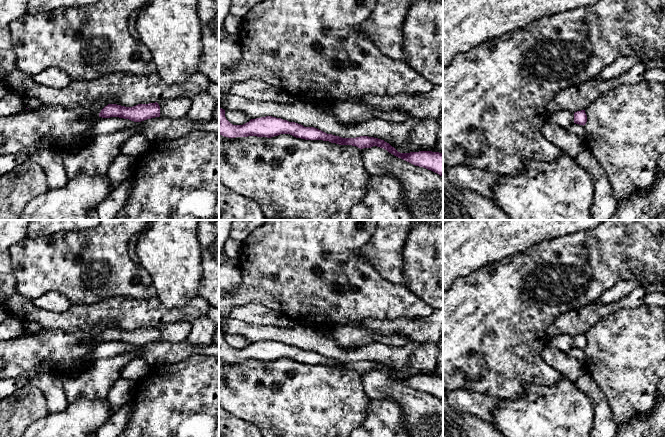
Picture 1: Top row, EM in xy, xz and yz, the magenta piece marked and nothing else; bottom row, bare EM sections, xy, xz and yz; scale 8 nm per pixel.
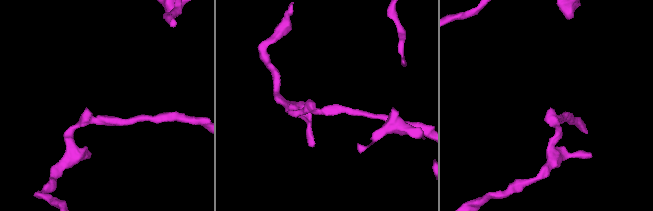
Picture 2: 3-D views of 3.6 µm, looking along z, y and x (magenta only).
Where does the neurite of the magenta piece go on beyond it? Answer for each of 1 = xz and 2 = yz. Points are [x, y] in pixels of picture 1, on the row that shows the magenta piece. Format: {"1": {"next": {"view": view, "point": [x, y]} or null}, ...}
{"1": {"next": null}, "2": {"next": null}}

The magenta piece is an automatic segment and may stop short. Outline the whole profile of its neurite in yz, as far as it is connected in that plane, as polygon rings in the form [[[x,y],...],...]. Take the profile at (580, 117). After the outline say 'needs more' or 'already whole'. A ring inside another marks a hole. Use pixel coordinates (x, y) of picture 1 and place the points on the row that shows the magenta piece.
[[[585,110],[577,111],[574,113],[574,123],[579,125],[585,125],[587,122],[587,115]]] | already whole

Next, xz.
[[[219,107],[219,135],[228,138],[248,136],[271,138],[280,134],[290,134],[305,140],[323,140],[339,145],[352,145],[360,149],[377,146],[415,166],[426,168],[443,177],[443,154],[439,152],[400,153],[389,143],[378,138],[368,136],[342,138],[314,127],[304,127],[301,124],[272,116],[251,119],[243,125],[233,125],[226,119],[225,110]]] | already whole

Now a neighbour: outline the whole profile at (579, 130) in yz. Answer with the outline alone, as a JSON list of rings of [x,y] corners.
[[[573,123],[568,129],[569,132],[577,135],[580,139],[584,140],[586,136],[586,130],[583,125],[579,125],[576,123]]]

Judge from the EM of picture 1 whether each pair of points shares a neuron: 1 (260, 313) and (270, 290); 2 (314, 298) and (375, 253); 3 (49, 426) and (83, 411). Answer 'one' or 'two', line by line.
1: two
2: two
3: one

